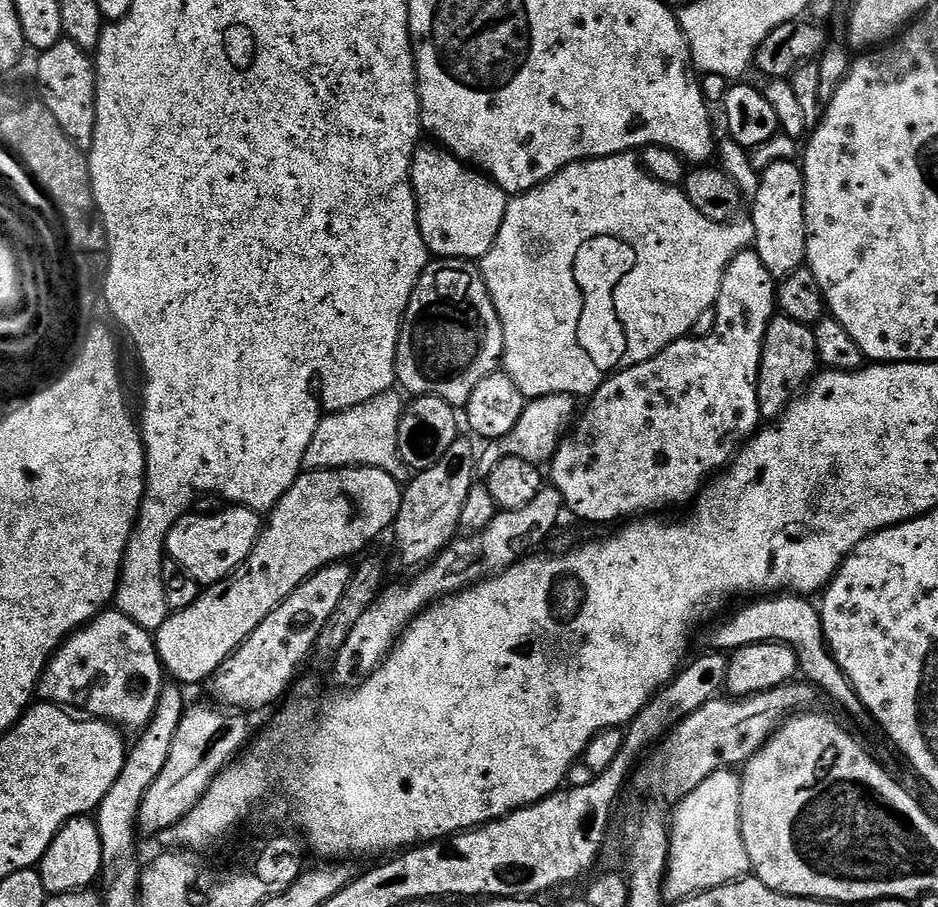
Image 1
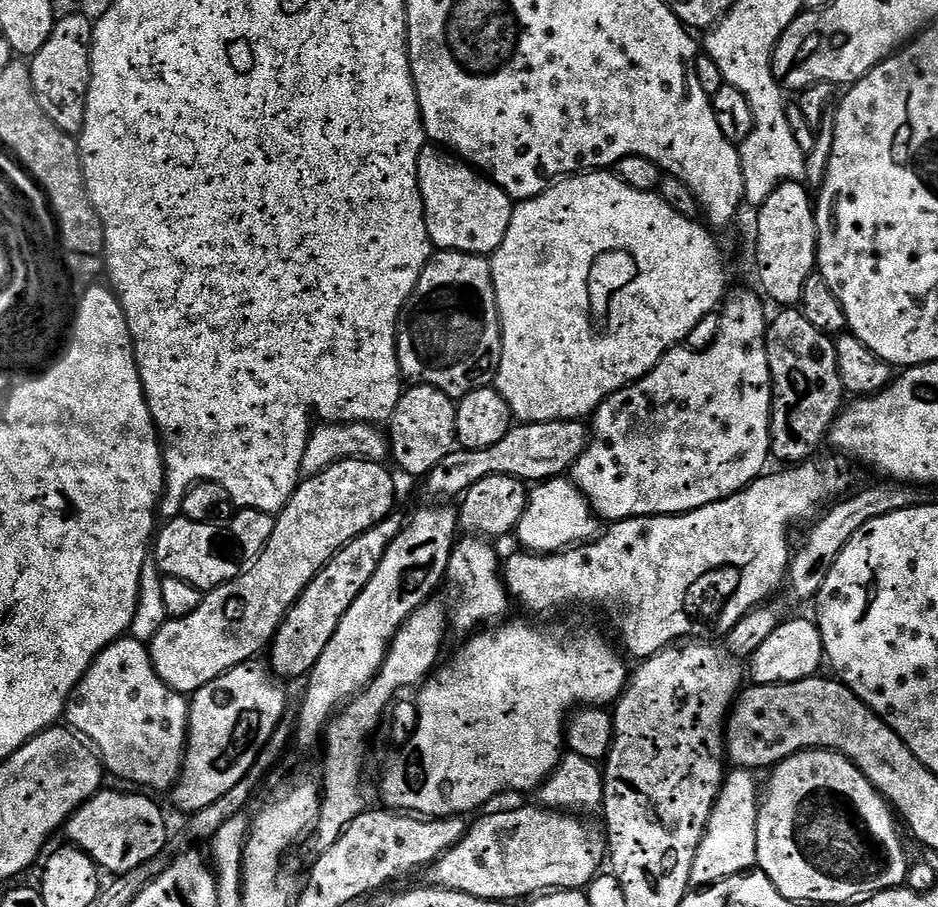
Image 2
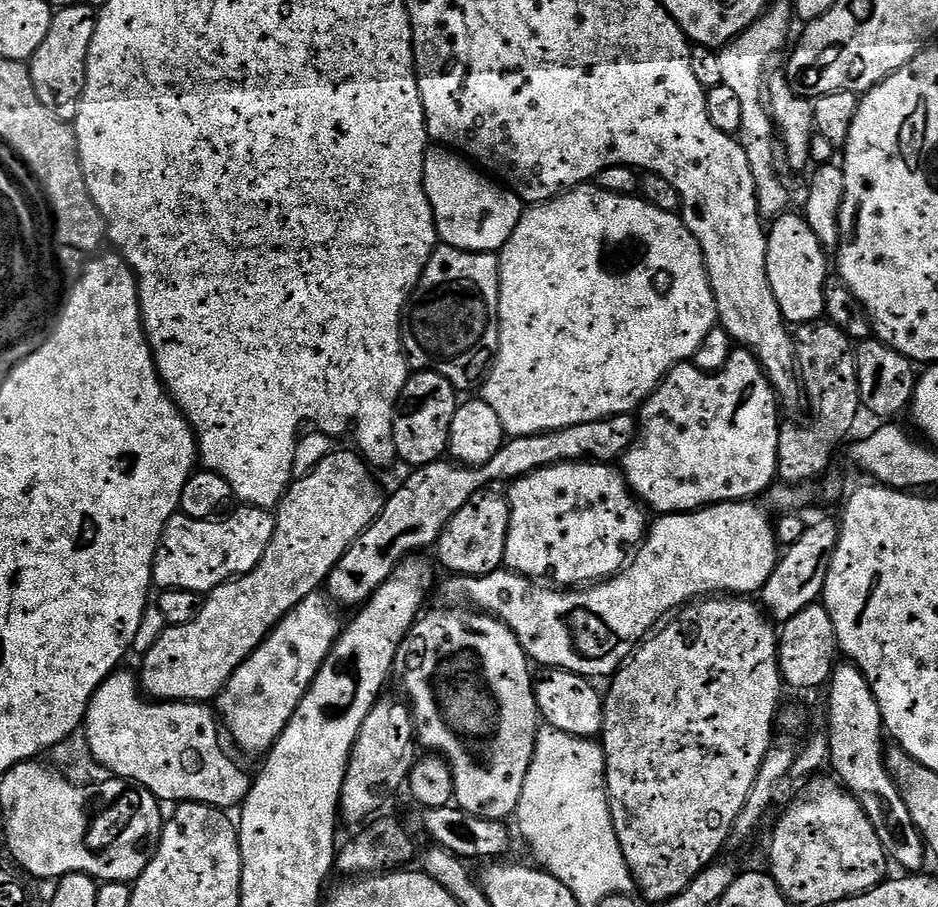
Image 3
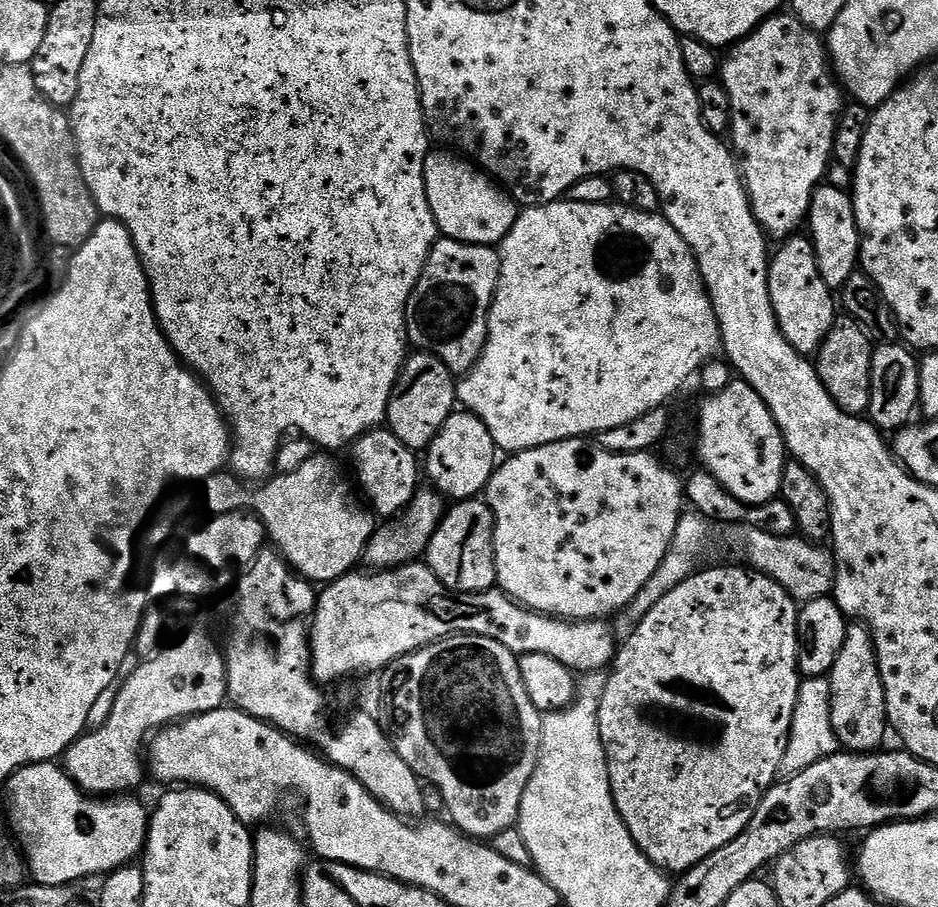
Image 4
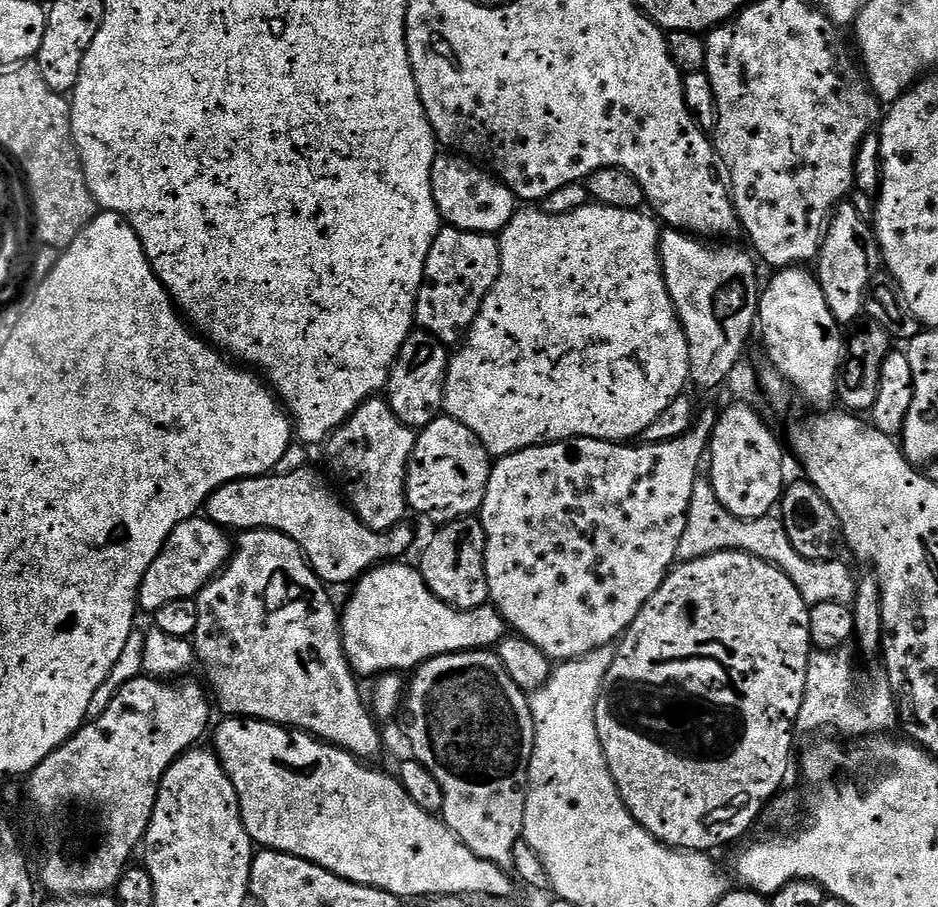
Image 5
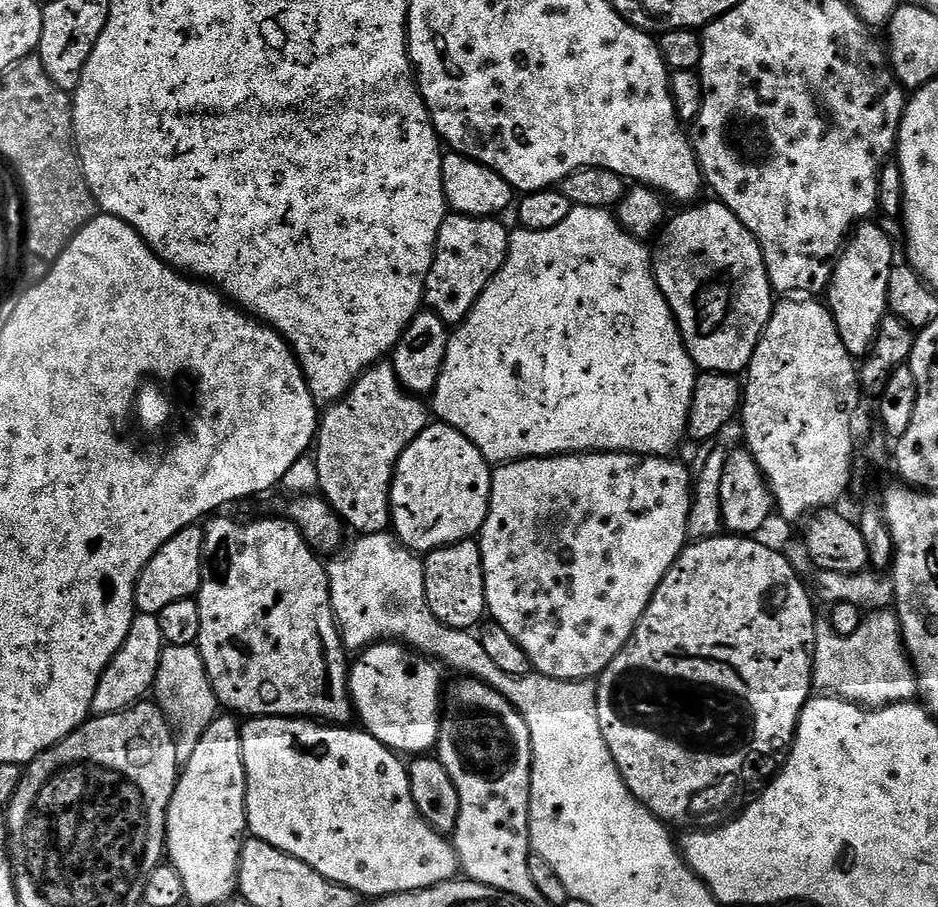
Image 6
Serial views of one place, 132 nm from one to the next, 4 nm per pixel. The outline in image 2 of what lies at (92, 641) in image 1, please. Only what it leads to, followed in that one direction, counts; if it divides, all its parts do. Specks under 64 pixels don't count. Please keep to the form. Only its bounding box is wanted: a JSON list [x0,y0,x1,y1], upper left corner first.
[66,638,189,789]

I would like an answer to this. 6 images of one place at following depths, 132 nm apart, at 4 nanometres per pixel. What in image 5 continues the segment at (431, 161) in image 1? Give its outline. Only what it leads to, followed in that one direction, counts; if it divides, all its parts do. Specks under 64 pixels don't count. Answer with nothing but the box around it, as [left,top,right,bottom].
[432,154,518,234]

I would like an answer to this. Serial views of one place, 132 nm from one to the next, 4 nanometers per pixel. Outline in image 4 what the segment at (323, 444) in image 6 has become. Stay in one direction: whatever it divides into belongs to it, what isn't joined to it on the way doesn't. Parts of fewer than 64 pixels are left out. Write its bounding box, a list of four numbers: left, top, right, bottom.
[351,427,422,518]

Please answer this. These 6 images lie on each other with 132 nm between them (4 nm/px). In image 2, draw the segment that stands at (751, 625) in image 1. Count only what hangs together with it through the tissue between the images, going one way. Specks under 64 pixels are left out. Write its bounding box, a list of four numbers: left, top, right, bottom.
[502,458,849,662]

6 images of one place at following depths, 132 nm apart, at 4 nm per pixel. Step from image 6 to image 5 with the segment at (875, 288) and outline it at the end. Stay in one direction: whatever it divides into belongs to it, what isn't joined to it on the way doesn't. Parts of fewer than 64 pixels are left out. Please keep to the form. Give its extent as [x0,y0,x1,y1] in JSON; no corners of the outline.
[814,202,880,326]

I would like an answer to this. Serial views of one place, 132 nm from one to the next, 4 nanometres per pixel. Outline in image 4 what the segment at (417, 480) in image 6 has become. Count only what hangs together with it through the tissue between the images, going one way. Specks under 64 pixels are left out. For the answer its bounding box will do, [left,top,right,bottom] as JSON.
[426,410,498,502]

